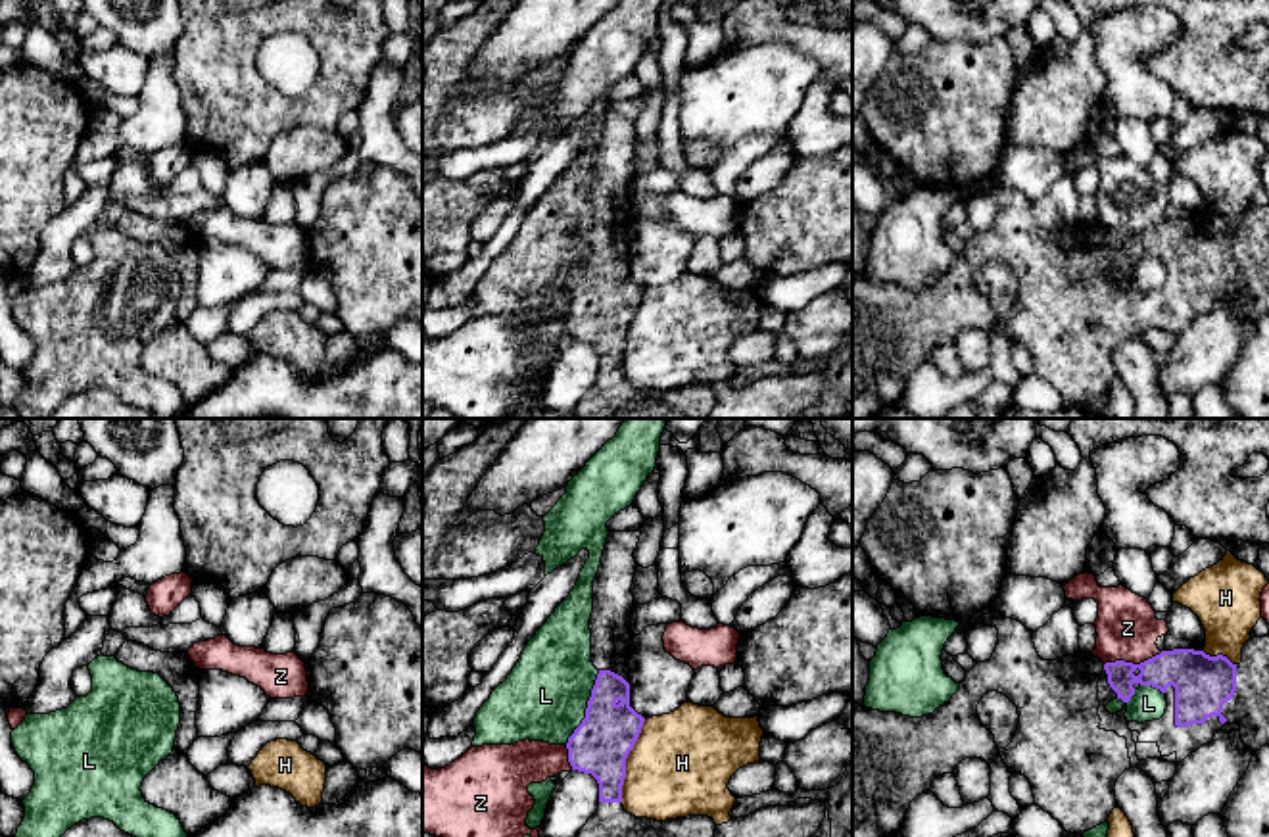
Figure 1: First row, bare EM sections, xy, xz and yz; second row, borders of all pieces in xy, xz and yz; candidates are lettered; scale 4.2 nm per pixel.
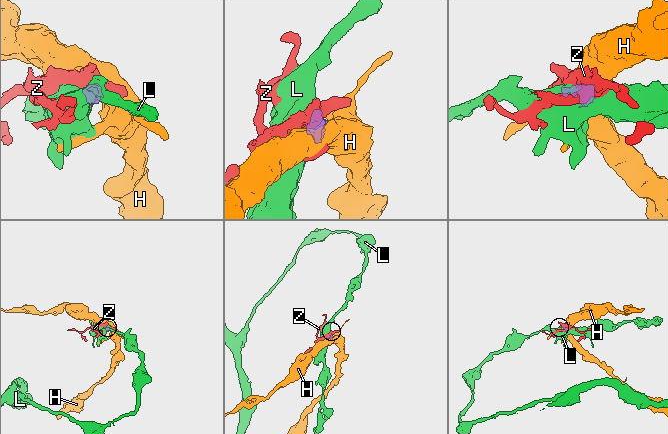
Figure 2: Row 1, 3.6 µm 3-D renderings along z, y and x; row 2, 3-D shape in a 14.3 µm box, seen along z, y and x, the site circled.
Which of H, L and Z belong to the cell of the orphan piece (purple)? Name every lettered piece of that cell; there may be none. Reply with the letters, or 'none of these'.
none of these

